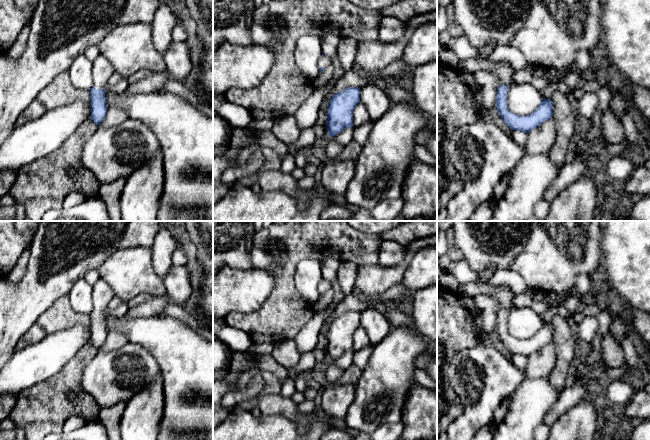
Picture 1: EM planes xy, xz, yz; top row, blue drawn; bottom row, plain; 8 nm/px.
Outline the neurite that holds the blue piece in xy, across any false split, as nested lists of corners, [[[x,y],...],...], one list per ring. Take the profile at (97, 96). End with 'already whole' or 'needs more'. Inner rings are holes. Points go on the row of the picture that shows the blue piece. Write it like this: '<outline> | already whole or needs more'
[[[103,55],[93,62],[93,86],[89,91],[91,100],[91,118],[98,126],[107,114],[104,86],[115,72],[112,64]]] | needs more

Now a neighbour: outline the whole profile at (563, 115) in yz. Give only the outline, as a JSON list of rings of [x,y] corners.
[[[556,92],[550,100],[553,102],[552,118],[556,122],[557,137],[549,156],[553,163],[561,167],[570,148],[570,142],[575,134],[575,115],[566,94]]]

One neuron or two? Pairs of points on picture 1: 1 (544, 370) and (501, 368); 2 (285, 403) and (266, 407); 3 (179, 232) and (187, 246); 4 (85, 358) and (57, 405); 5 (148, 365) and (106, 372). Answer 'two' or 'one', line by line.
1: two
2: one
3: one
4: one
5: one

